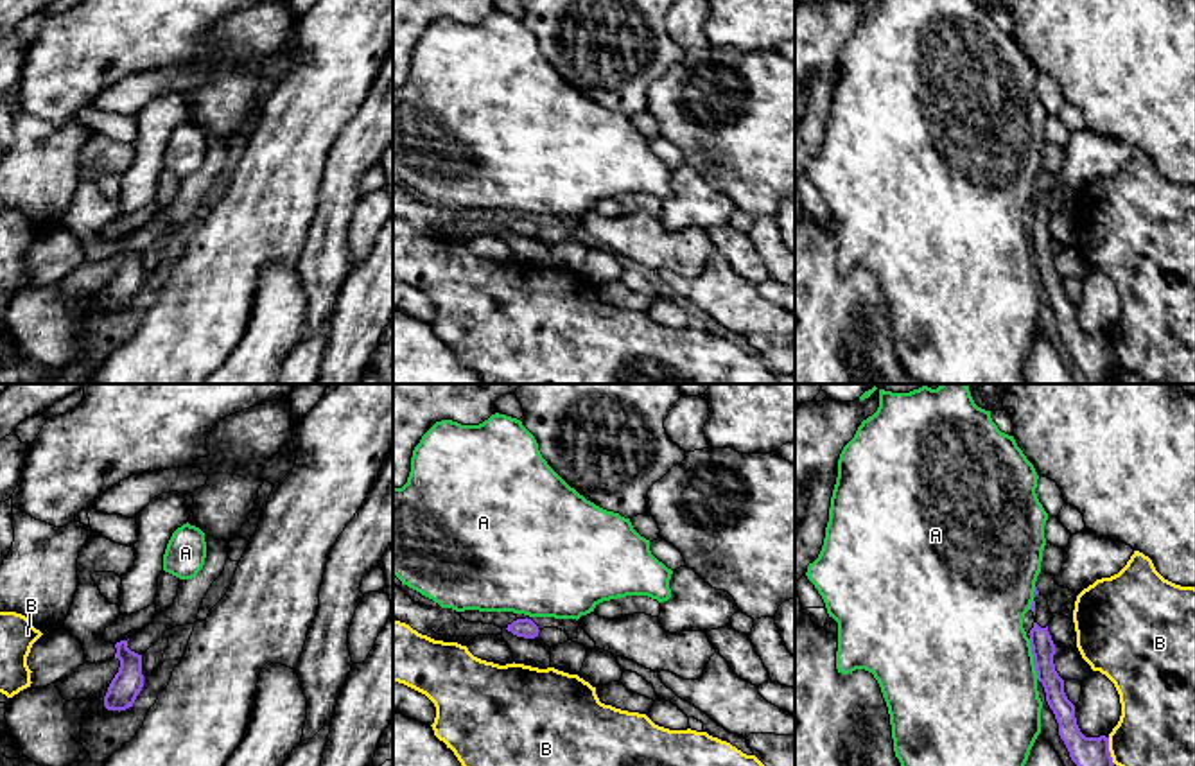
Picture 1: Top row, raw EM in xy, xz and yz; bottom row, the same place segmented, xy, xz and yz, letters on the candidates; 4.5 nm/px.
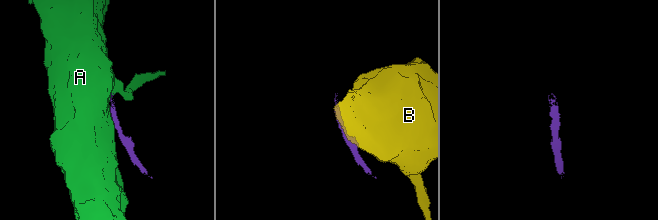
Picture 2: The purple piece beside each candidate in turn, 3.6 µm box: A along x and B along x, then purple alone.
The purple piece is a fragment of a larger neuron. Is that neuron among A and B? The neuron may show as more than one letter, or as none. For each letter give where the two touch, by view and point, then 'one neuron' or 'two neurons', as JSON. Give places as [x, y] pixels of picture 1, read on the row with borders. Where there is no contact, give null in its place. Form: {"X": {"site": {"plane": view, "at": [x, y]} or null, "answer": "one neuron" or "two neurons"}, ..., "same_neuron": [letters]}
{"A": {"site": {"plane": "yz", "at": [1034, 659]}, "answer": "two neurons"}, "B": {"site": {"plane": "yz", "at": [1107, 750]}, "answer": "two neurons"}, "same_neuron": []}

